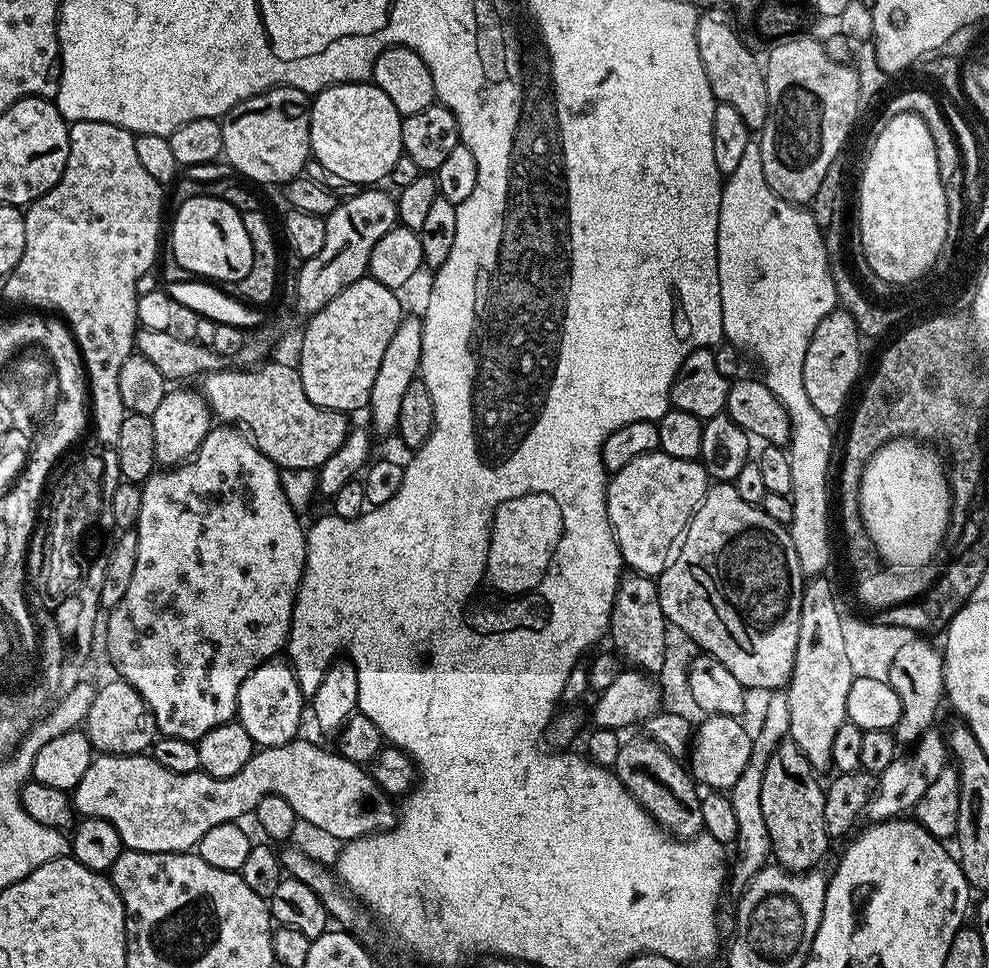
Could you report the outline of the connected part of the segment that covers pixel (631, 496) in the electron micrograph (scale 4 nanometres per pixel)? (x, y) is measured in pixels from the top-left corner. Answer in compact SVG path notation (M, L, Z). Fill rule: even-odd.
M662 451L642 454L642 458L634 458L622 470L611 473L606 494L606 510L608 521L616 541L620 547L620 559L631 571L640 572L643 576L658 578L668 568L668 561L677 551L678 545L688 530L688 523L696 513L704 495L710 487L708 471L699 460L686 458L670 458L670 454Z

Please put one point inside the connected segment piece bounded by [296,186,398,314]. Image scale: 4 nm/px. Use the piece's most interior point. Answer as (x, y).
(357, 224)

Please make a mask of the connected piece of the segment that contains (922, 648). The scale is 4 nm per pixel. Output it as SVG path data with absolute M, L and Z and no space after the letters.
M916 638L899 649L889 666L888 685L898 694L898 702L902 702L902 718L896 723L894 735L897 745L915 745L920 737L933 727L936 711L940 708L940 700L945 699L944 691L944 657L939 647L931 648L927 639Z

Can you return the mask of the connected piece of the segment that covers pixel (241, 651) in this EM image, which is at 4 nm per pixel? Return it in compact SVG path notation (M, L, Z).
M216 426L206 434L202 446L196 451L195 456L187 464L179 465L167 470L157 470L144 481L140 493L142 494L142 514L135 526L138 538L138 558L134 562L134 575L130 577L130 586L122 602L114 606L107 613L108 629L103 629L102 640L108 643L108 656L116 667L115 675L126 681L150 706L156 719L156 730L160 736L182 738L183 740L201 740L214 726L229 723L236 715L238 690L242 682L252 673L257 666L273 659L276 652L285 647L288 642L288 631L292 629L292 607L296 604L296 591L300 588L300 579L304 573L306 562L306 535L305 525L300 525L301 517L294 511L286 494L283 493L282 483L279 481L281 469L276 463L239 427Z

